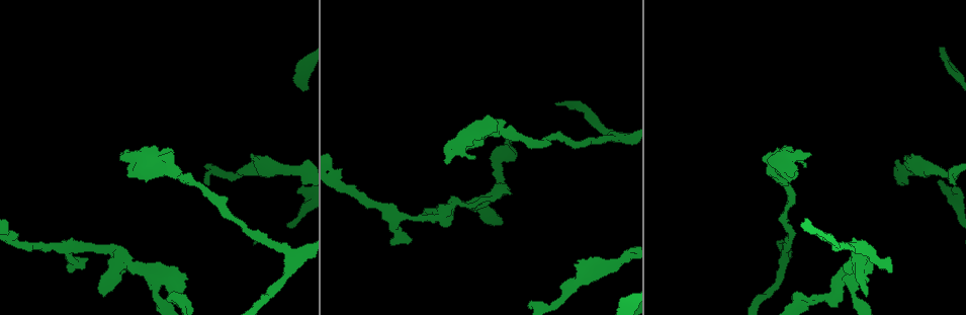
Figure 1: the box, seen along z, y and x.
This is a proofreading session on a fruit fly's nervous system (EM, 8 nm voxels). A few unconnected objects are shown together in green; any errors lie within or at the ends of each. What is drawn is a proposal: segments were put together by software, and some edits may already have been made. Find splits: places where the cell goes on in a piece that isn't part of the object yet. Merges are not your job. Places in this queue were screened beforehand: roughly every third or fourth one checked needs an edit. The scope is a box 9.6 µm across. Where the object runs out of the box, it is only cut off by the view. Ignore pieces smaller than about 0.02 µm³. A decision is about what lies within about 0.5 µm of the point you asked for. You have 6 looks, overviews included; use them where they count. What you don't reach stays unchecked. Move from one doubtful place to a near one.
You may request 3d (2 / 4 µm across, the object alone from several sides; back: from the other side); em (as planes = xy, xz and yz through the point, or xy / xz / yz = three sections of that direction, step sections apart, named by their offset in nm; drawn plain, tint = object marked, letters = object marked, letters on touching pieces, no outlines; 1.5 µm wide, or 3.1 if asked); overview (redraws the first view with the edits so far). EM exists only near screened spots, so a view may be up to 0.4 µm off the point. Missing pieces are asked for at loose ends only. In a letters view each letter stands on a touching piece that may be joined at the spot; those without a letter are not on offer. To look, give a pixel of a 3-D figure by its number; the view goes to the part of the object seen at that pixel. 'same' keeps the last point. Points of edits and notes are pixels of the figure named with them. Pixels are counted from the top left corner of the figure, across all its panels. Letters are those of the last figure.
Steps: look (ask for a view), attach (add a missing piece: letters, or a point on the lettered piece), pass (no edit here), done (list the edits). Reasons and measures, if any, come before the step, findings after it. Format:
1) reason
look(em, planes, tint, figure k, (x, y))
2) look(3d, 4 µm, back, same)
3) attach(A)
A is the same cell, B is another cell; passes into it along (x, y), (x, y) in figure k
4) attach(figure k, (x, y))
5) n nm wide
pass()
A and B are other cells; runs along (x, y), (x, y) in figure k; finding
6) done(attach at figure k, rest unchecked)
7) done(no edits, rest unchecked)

thick end
look(3d, 4 µm, back, figure 1, (129, 176))

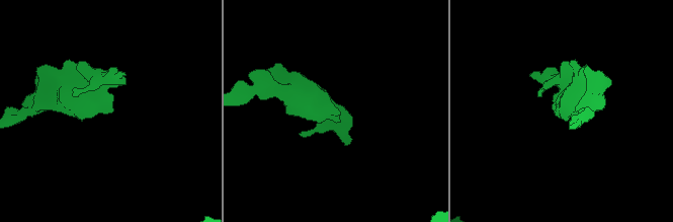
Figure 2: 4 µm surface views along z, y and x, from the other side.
look(em, yz, step 8, tint, figure 2, (337, 115))

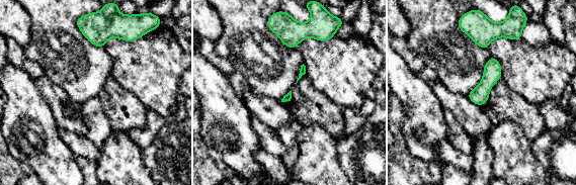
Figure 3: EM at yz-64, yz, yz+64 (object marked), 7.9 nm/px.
look(em, planes, letters, same)

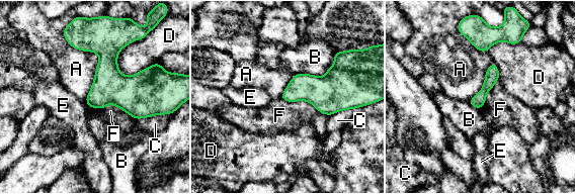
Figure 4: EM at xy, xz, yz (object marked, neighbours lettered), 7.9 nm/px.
pass()
A, B, C, D, E and F are other cells; border along (280, 98), (306, 100), (328, 116) in figure 4; no lettered piece goes on from it

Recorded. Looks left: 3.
free end
look(em, planes, letters, figure 1, (865, 296))

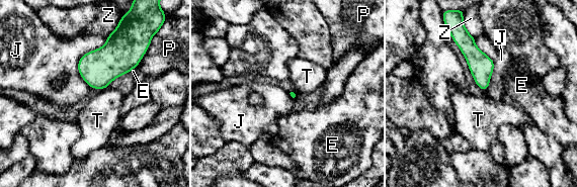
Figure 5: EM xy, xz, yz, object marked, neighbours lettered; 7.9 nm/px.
pass()
E, J, P, T and Z are other cells; none of them fits

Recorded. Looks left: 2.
done(no edits, rest unchecked)

